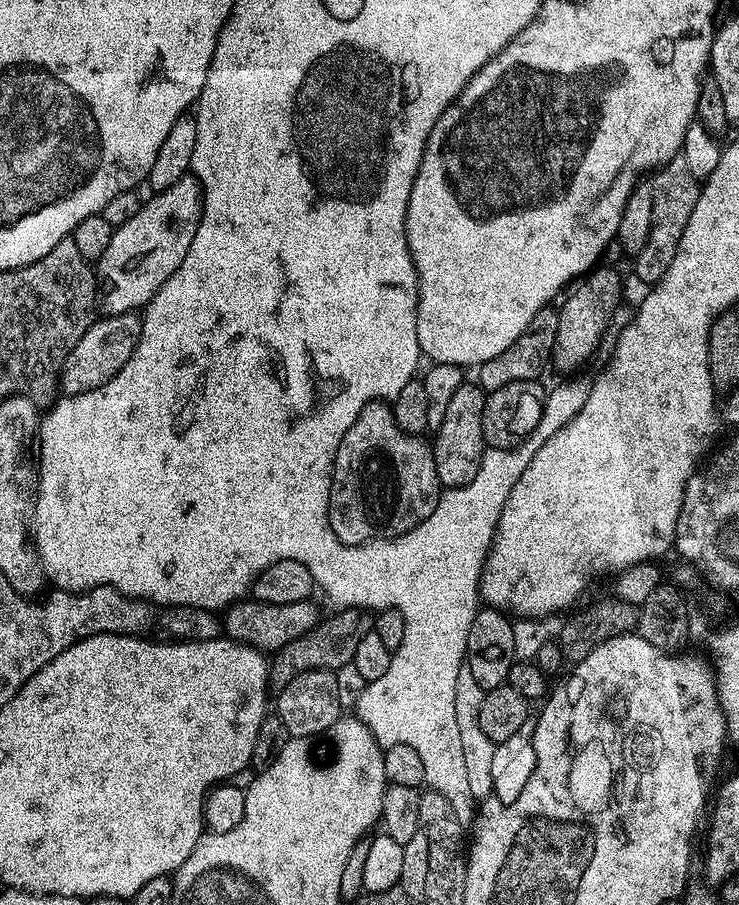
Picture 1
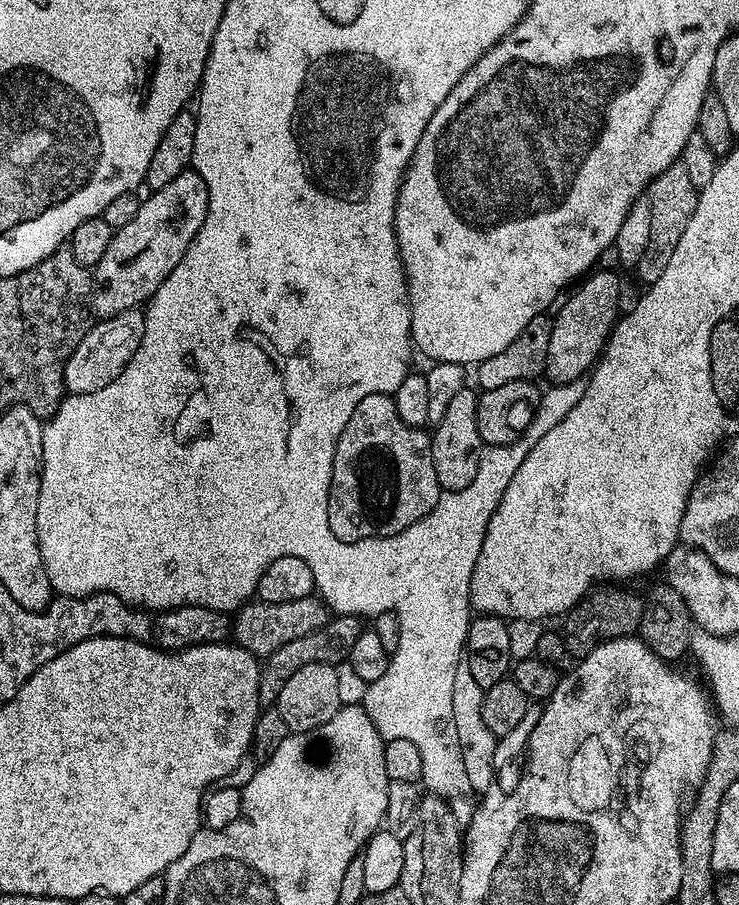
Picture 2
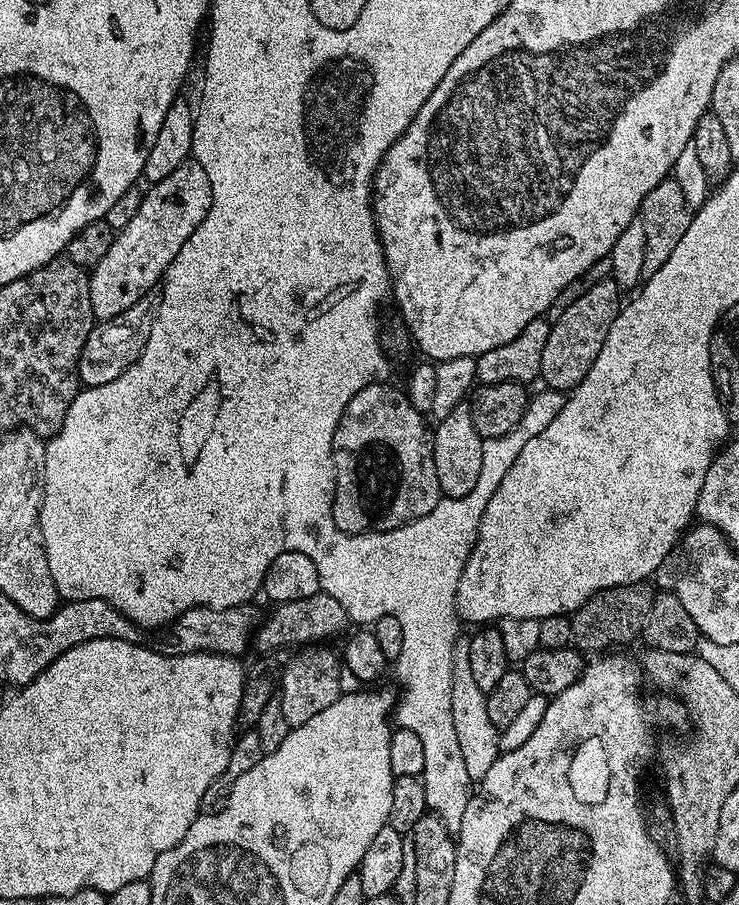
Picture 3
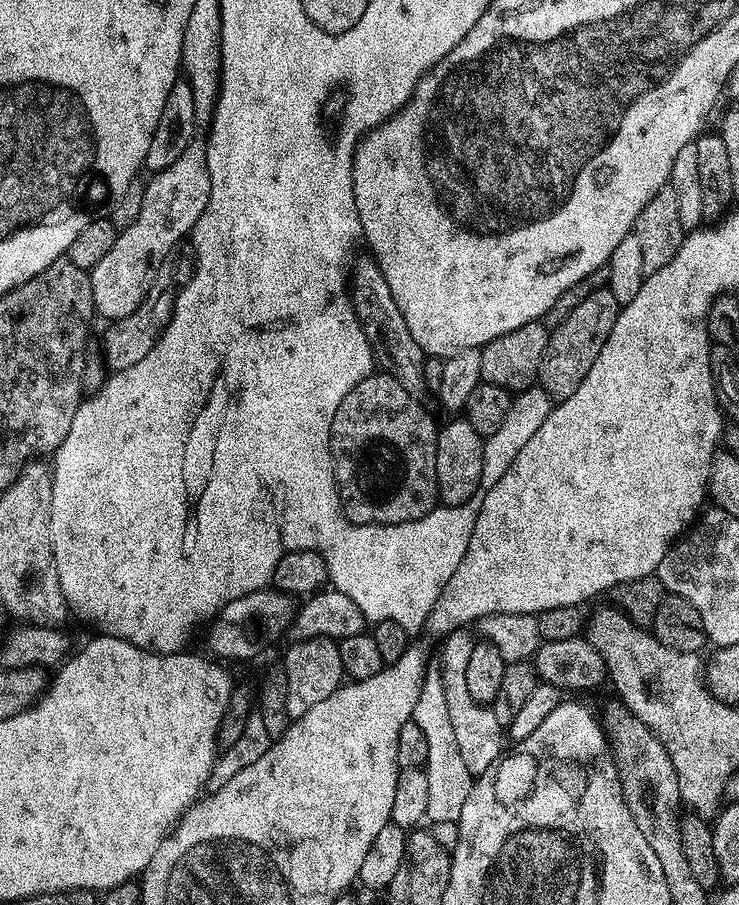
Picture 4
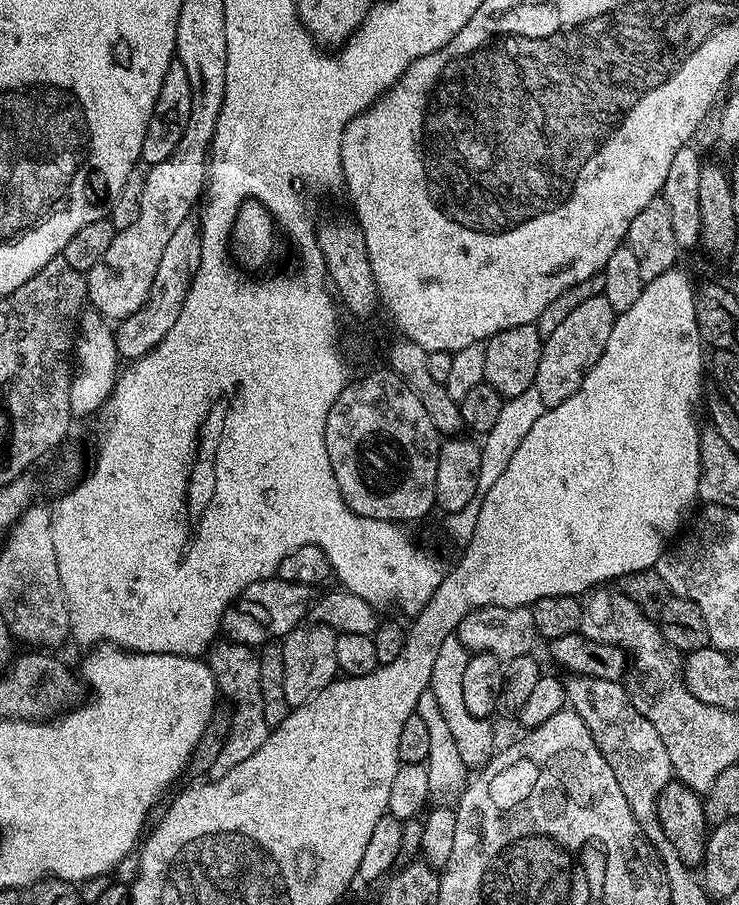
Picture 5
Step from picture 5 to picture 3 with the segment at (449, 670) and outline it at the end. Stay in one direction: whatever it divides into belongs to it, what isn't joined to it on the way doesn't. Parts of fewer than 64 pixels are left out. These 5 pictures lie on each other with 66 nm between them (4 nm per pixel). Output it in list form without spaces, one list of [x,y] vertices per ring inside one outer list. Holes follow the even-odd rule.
[[[466,636],[457,637],[456,640],[451,668],[451,714],[454,717],[458,746],[465,759],[466,772],[474,782],[479,782],[501,753],[500,730],[490,722],[486,709],[487,693],[479,689],[471,673],[469,642],[470,638]]]

